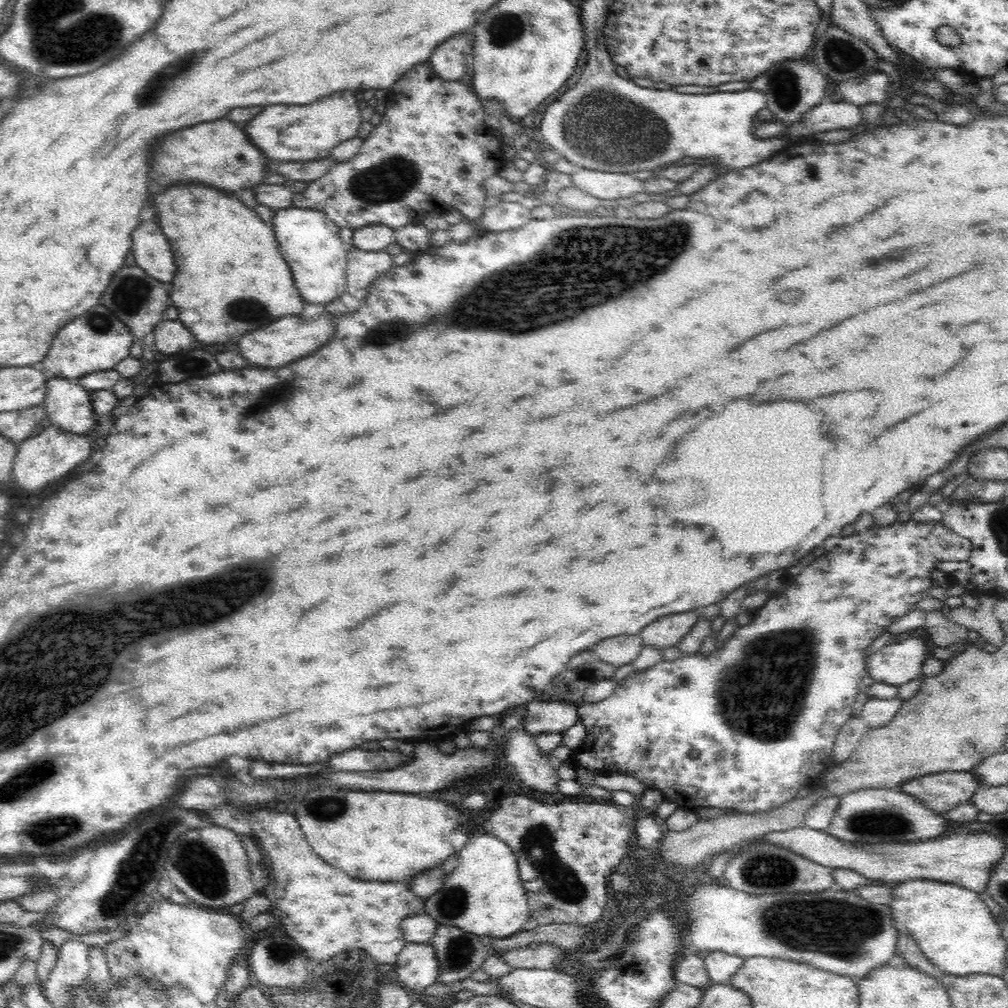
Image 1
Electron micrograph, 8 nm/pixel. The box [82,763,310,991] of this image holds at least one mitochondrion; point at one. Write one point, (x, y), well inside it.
(135, 875)

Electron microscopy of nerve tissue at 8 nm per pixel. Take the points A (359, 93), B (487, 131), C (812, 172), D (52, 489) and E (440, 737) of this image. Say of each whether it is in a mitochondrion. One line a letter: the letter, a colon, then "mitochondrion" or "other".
A: other
B: other
C: other
D: other
E: other

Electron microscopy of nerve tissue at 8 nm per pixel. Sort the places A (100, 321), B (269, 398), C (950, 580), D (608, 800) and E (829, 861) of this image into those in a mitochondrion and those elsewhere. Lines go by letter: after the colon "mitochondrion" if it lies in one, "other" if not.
A: mitochondrion
B: mitochondrion
C: other
D: other
E: other

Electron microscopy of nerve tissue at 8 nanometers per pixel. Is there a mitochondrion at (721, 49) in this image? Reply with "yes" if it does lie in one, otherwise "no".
no

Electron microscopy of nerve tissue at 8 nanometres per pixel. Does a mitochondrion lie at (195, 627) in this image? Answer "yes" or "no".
yes

